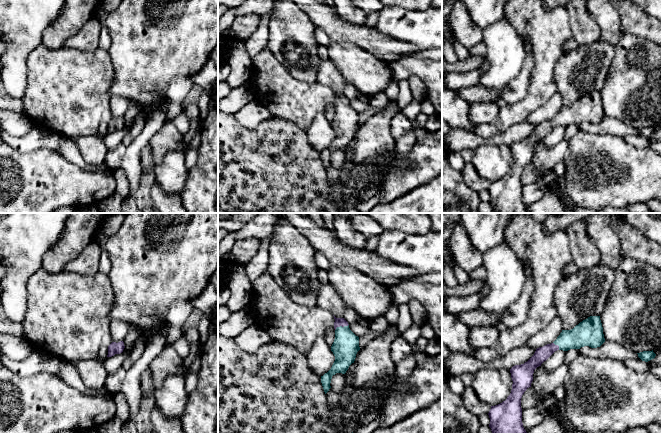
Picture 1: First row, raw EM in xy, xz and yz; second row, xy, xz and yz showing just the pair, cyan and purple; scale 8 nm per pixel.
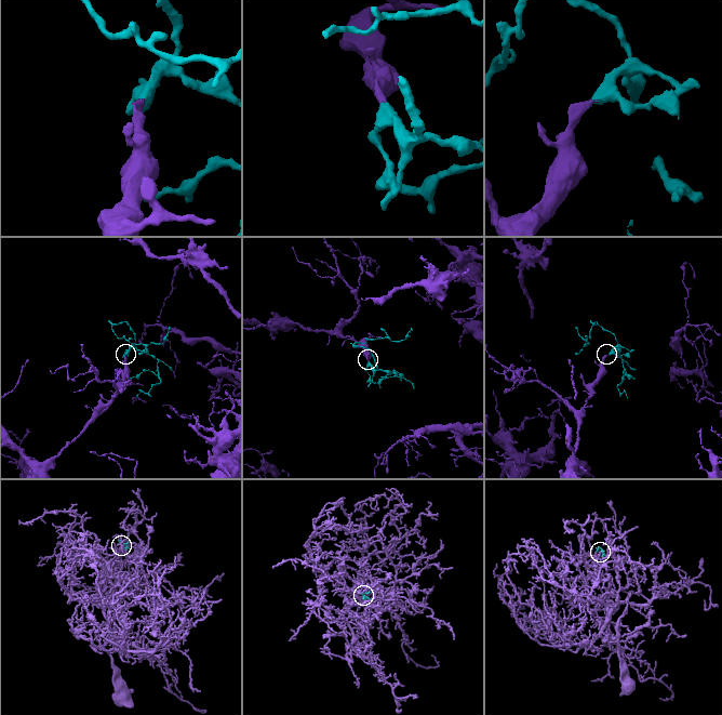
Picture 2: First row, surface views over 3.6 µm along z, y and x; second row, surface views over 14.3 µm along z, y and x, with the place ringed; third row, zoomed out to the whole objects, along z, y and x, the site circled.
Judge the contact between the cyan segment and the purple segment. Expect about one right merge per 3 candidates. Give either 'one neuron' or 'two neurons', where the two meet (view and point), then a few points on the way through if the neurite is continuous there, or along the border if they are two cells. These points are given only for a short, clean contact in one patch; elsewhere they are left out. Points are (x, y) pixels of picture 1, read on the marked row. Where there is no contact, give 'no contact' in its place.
one neuron; meets cyan in xz at (341, 326); runs through xz (346, 344), (341, 326), (338, 322)

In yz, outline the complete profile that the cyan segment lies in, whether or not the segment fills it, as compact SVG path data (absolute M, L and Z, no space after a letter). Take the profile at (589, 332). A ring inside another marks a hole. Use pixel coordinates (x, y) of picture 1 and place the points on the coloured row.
M590 316L571 330L562 330L557 339L536 349L524 364L510 369L513 381L510 395L502 403L491 406L488 413L492 433L527 433L522 423L521 398L531 387L534 370L555 351L580 349L584 346L600 347L605 342L600 316Z

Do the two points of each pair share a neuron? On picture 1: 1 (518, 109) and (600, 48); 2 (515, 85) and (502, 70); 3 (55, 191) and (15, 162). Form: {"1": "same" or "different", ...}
{"1": "different", "2": "different", "3": "same"}

